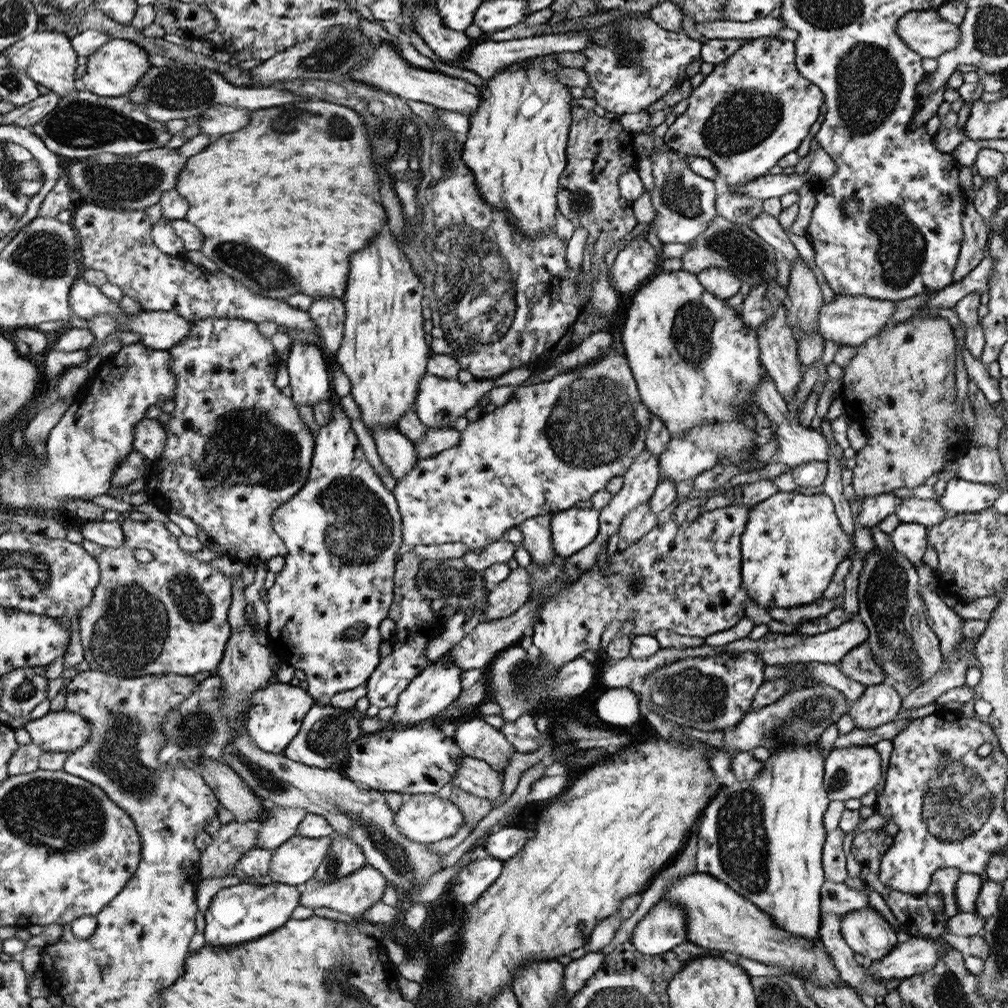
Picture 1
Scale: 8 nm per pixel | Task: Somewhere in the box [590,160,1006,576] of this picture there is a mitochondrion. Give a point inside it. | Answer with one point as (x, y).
(902, 251)

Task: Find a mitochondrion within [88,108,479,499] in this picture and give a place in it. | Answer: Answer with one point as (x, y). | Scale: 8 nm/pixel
(274, 460)

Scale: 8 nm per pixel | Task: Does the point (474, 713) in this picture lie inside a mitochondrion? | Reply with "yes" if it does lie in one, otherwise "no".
no

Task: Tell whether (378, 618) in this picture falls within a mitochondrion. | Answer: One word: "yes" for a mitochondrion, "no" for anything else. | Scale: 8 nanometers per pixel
no

